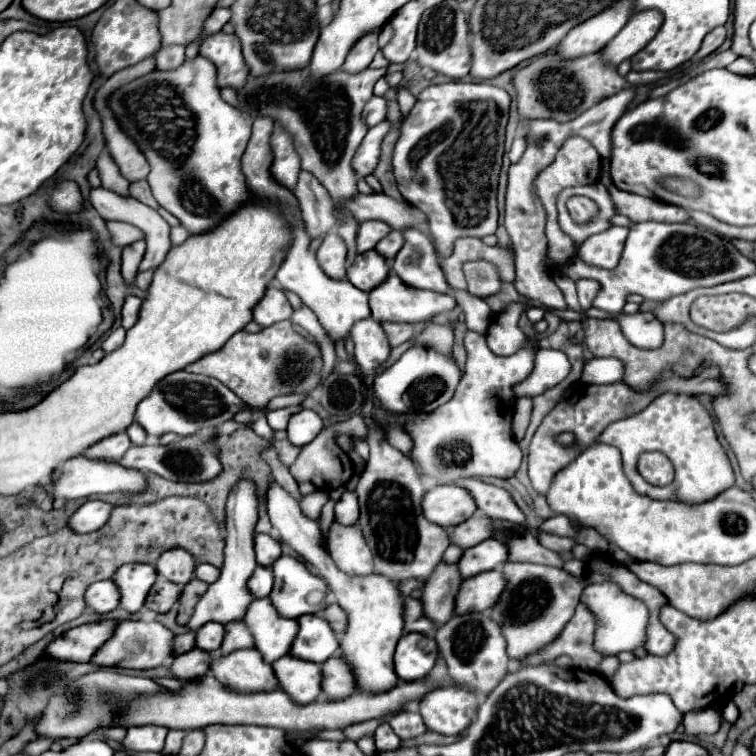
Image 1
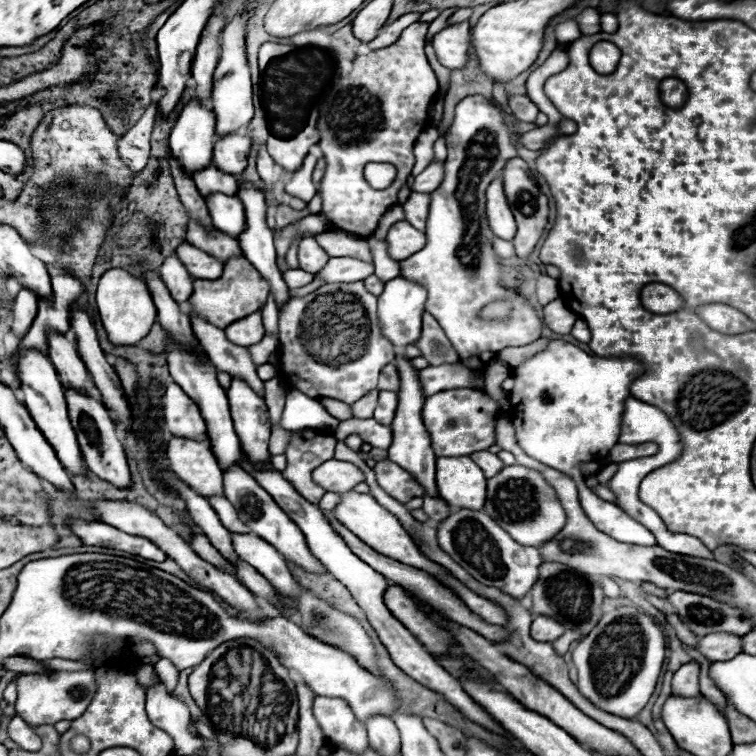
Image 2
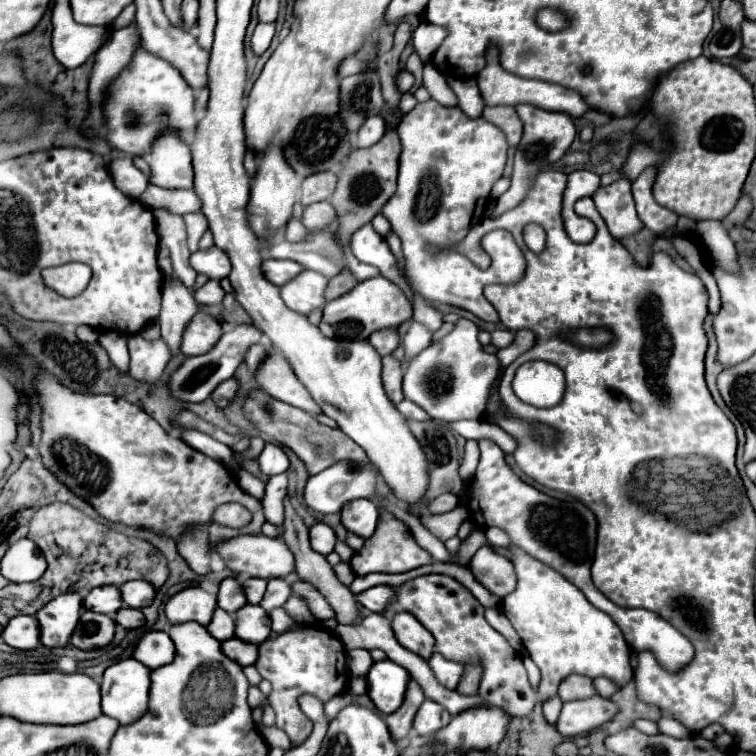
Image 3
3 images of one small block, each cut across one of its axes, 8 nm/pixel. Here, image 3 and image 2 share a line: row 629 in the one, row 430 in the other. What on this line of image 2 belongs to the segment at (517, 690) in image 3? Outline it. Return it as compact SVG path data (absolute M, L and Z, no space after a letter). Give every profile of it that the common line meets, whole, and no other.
M454 388L432 394L424 400L422 406L422 422L430 434L430 442L436 456L458 458L470 456L472 452L480 452L490 448L494 440L494 420L496 420L496 404L482 392L474 388Z

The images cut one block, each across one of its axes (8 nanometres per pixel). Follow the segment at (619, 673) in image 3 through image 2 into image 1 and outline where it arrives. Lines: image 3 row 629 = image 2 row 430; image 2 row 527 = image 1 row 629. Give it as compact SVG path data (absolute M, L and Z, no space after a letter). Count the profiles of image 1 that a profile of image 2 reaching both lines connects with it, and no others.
M602 582L602 584L590 584L584 588L582 604L596 616L596 634L594 634L594 650L602 656L612 656L618 654L620 650L634 650L642 646L642 640L646 638L646 620L648 620L648 610L646 606L632 598L624 596L616 584Z

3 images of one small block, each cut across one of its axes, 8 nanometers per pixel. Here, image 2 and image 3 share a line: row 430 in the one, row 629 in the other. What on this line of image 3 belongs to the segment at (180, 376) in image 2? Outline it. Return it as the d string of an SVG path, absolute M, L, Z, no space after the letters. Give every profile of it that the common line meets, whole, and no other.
M216 608L214 616L212 616L212 622L206 628L216 640L220 640L220 642L230 640L234 636L234 616L228 614L222 608Z

